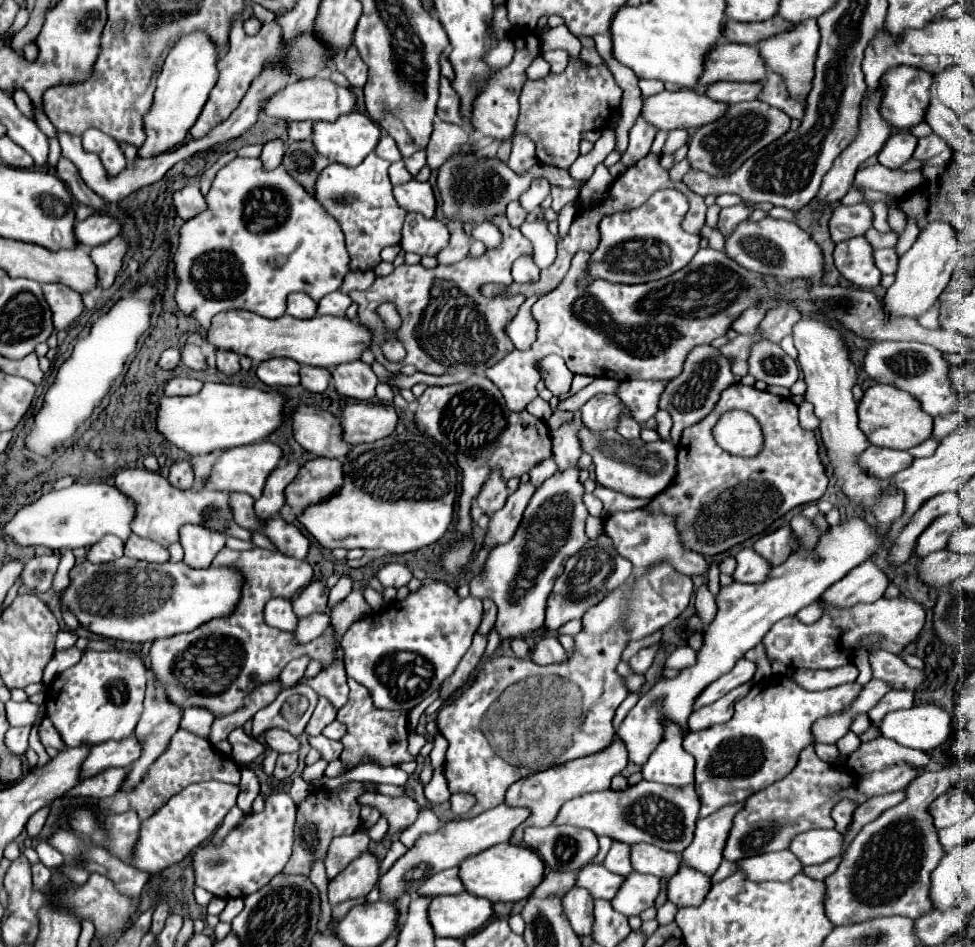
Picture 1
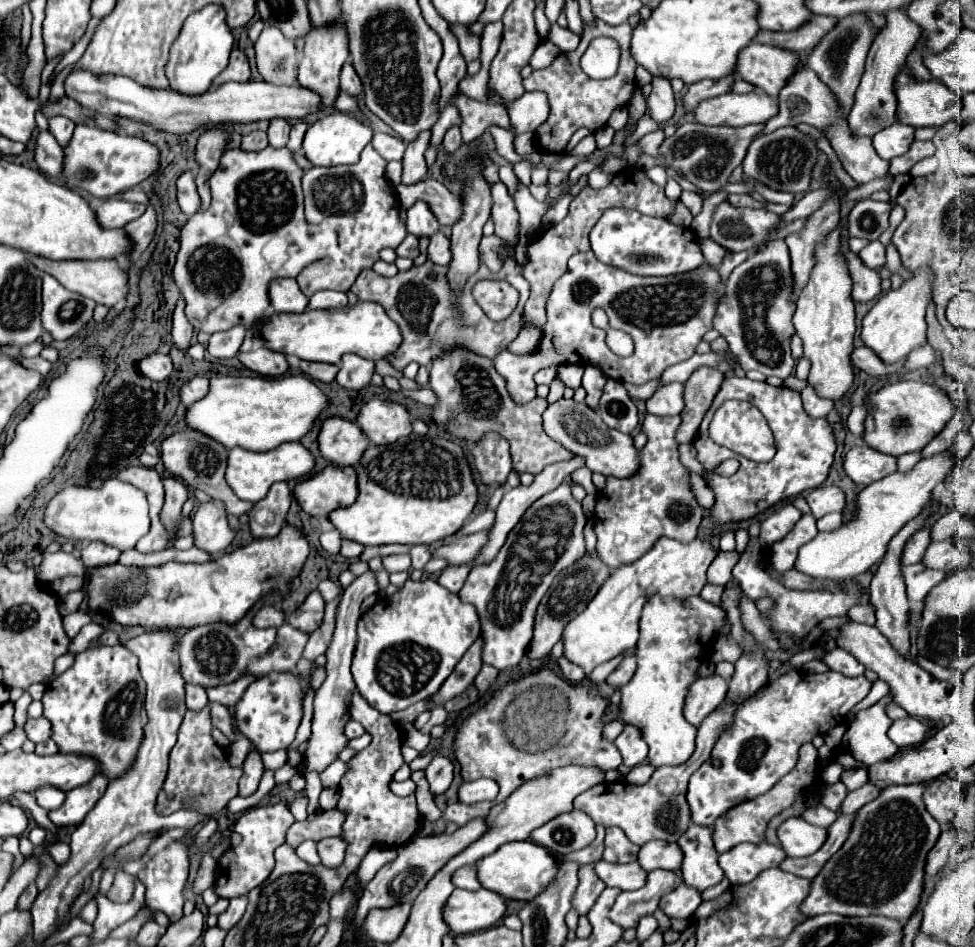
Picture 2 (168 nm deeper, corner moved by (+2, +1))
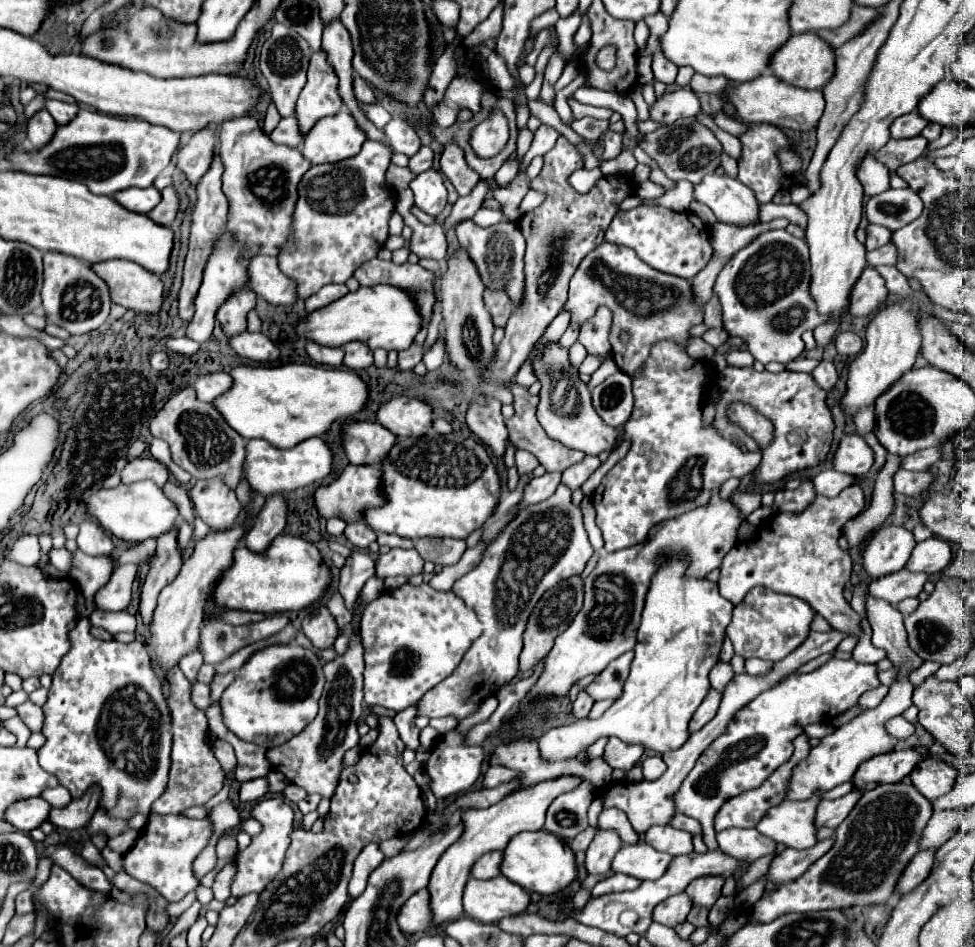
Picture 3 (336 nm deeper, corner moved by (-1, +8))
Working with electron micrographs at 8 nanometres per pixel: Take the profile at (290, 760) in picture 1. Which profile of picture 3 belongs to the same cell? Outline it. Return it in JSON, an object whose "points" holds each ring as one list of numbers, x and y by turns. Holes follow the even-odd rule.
{"points":[[271,769,271,773,267,773,267,781,269,781,269,793,281,793,287,785,289,785,289,781,285,779,285,775,283,773,279,773,279,771,275,771,275,769]]}

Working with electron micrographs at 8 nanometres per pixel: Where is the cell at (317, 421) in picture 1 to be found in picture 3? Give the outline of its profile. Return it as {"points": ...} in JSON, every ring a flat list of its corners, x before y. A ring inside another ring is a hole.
{"points":[[351,421,343,425,343,447,353,465,381,465,397,437,379,423]]}

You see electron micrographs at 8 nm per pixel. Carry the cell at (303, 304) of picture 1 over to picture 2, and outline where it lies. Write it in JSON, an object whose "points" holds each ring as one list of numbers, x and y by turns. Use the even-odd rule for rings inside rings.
{"points":[[274,280,270,284,270,304,274,312,304,312,308,298,298,288,296,280]]}

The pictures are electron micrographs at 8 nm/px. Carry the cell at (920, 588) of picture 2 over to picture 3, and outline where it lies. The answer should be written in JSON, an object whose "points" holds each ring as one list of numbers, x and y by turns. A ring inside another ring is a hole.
{"points":[[905,569,871,581,869,595,887,601,889,605,897,605,907,597,917,597,927,581,925,573,909,573]]}

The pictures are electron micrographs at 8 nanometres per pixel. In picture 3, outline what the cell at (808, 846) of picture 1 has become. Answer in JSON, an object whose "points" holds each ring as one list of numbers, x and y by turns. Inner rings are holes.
{"points":[[817,791,807,801,781,801,781,805,767,811,767,815,757,823,757,831,775,843,783,843,793,849,809,849,817,843,815,829,815,809,821,801,821,791]]}

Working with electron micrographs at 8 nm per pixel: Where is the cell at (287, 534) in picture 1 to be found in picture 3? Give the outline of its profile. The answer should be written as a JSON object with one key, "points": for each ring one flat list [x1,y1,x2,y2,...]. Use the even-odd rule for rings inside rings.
{"points":[[279,535,265,553,253,553,247,547,235,549,235,561,211,593,219,609,247,609,259,613,301,611,325,597,333,573,323,563,317,547,293,535]]}

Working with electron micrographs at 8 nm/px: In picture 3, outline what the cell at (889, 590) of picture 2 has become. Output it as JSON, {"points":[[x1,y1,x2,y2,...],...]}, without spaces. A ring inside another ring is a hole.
{"points":[[899,671,899,681,889,687,887,697,875,709,867,709,865,713,855,717,851,723,837,727,831,735,825,735,821,743,809,751,809,757,805,757,805,761,799,761,799,765,793,769,789,777,789,791,786,799,806,800,813,793,817,793,817,789,829,791,845,781,851,781,851,777,855,775,857,767,863,761,871,759,877,753,893,751,897,745,897,739,885,733,883,723,895,715,901,715,905,709,909,709,913,705,911,697,913,697,913,685,909,683,907,675]]}

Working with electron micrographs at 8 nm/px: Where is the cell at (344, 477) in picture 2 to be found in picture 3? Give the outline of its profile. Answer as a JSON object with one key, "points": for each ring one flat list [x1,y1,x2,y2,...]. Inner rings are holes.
{"points":[[347,465,345,471,329,485,319,487,315,493,315,503,321,513,321,517,339,517,345,523,357,523,363,519,365,509,369,507,381,507,385,503,385,497,381,493,381,467,377,465]]}

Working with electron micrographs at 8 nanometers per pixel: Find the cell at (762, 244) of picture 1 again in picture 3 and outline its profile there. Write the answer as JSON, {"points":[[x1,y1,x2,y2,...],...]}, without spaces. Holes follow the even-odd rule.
{"points":[[705,175,695,185,693,199,707,205,723,223,753,225,757,221,759,203,753,191,729,175]]}

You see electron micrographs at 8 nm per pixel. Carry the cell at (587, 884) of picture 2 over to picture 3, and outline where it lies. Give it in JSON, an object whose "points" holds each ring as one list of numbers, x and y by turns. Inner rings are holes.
{"points":[[599,829,587,849,587,871,591,875,595,873,607,873,611,869,611,861,617,853,617,849,621,849,621,837,617,831,607,831,607,829]]}

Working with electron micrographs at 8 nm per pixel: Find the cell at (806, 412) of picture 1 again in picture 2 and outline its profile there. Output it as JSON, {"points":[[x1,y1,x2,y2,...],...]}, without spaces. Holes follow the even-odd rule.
{"points":[[806,386,802,390,802,404,804,404,804,410,810,418,826,418,828,412,834,408,834,404,830,400,818,398,810,386]]}

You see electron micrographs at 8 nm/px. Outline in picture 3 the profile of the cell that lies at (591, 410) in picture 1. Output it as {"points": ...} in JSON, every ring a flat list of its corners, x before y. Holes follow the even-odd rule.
{"points":[[601,305,597,313,585,325,581,325,579,333,579,341,587,347,589,355,605,355,611,351,609,329,611,329,611,309]]}

